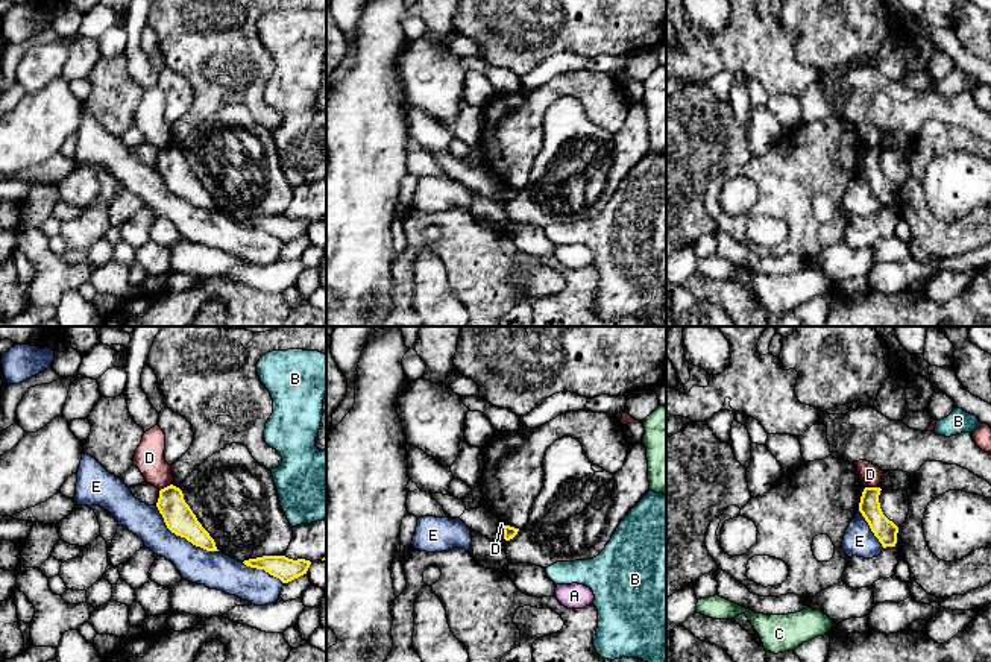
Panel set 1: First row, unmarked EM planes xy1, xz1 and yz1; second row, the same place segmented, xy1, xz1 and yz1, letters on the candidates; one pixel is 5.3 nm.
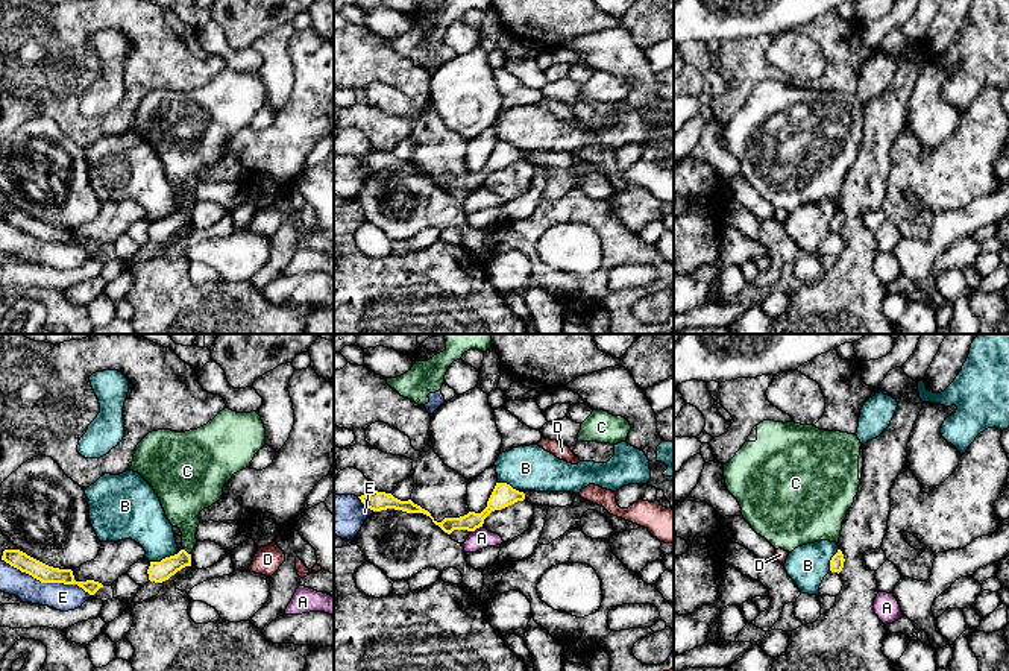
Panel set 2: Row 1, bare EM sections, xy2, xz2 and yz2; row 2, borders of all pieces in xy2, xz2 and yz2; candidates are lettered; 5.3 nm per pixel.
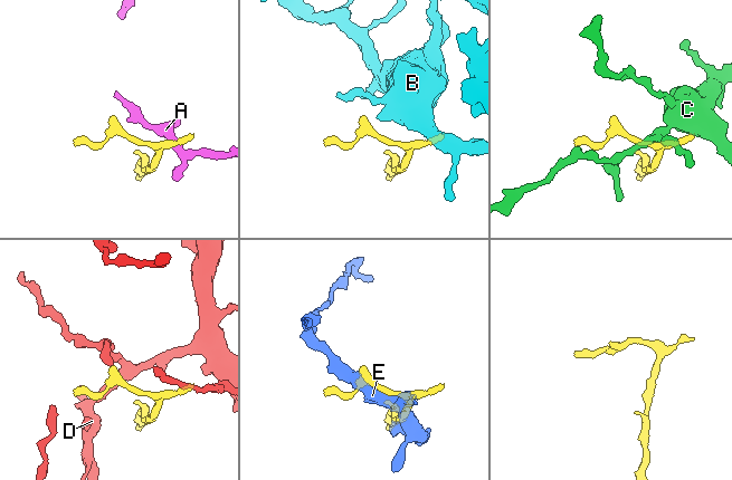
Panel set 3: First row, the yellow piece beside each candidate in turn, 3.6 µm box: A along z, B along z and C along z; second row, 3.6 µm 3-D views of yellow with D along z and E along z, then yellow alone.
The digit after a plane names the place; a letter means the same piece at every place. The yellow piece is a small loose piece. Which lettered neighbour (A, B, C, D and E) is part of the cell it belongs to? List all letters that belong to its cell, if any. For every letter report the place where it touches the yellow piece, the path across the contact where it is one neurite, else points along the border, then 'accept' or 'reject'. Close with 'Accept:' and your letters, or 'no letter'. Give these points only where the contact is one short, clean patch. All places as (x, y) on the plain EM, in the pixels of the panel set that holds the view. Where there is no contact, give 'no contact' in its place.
A: xz2 (477, 187) | along xz2 (481, 185), (472, 192) | reject
B: xy2 (166, 217) | along xy2 (178, 213), (150, 222) | reject
C: xy2 (185, 211) | across xy2 (158, 231), (172, 225), (185, 211), (187, 179), (182, 164) | accept
D: yz1 (873, 148) | along yz1 (865, 146), (879, 148) | reject
E: xy2 (46, 242) | reject
Accept: C

